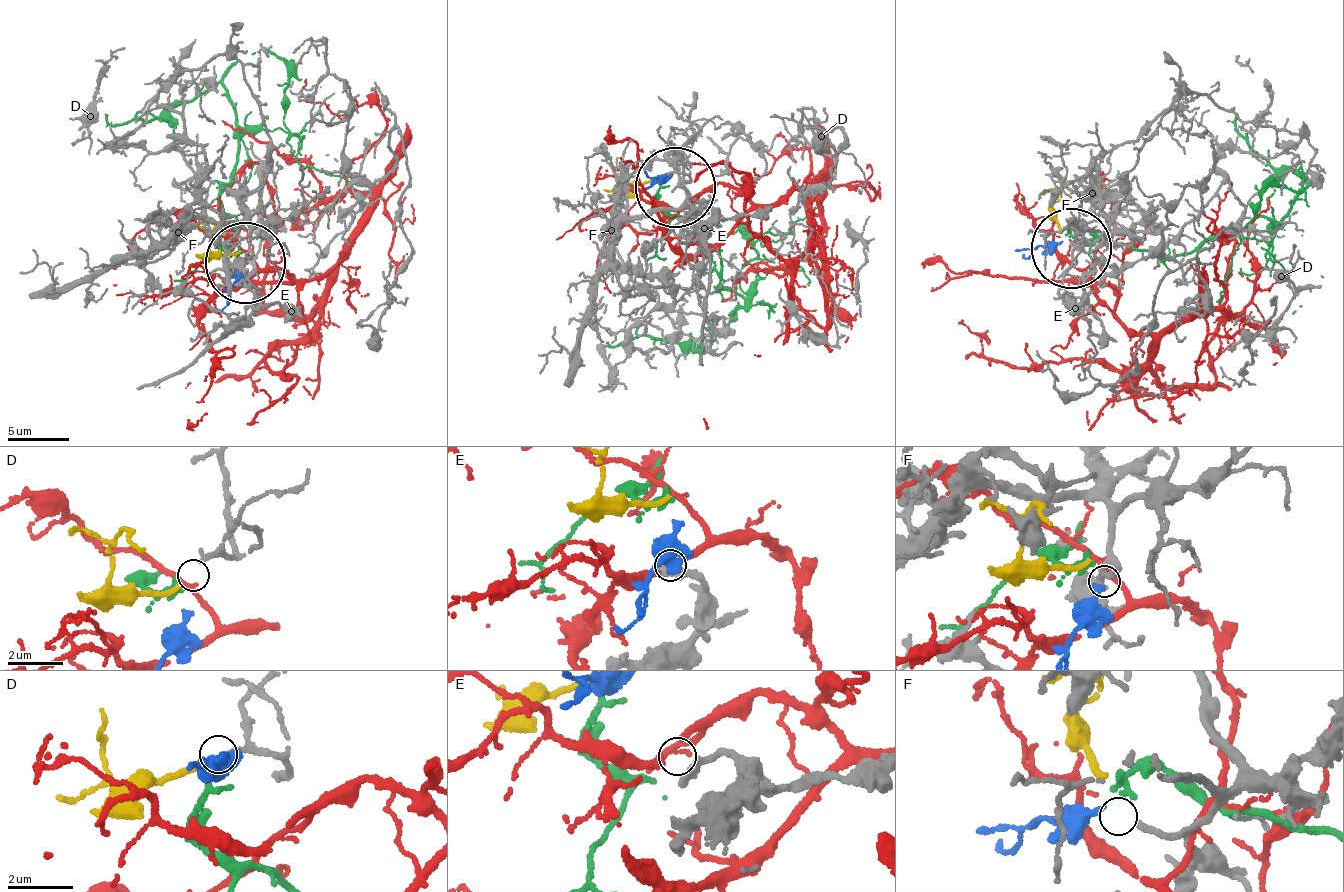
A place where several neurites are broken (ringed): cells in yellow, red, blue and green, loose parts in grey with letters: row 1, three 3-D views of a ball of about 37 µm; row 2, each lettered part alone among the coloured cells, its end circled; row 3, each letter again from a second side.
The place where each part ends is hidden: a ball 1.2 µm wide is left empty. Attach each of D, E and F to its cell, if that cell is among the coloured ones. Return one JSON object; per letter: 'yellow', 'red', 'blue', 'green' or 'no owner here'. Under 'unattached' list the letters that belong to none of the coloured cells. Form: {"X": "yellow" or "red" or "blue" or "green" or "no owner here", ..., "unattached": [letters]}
{"D": "yellow", "E": "no owner here", "F": "blue", "unattached": ["E"]}

